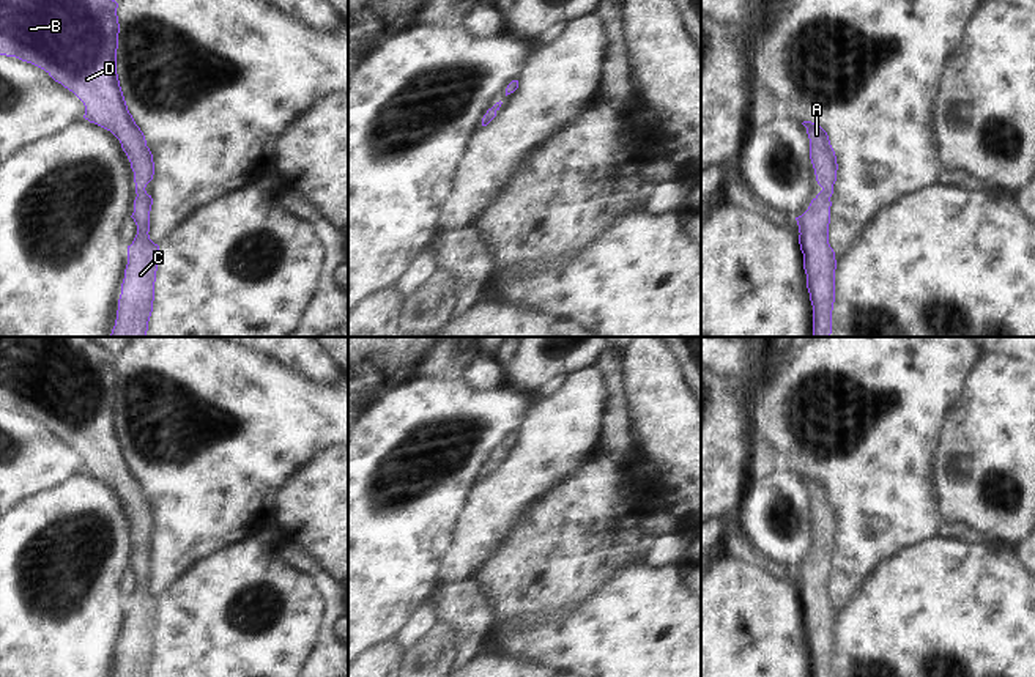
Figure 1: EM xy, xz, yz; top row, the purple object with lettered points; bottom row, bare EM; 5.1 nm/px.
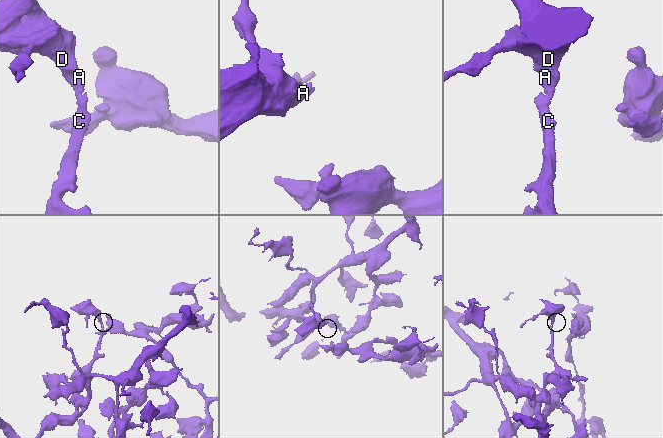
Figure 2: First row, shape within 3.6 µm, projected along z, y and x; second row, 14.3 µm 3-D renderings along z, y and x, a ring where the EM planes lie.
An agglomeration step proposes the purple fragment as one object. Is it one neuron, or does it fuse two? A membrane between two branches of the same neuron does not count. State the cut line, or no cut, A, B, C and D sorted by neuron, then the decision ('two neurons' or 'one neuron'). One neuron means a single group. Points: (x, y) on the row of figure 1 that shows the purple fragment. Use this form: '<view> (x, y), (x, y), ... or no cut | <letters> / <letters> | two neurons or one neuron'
no cut | A B C D | one neuron

